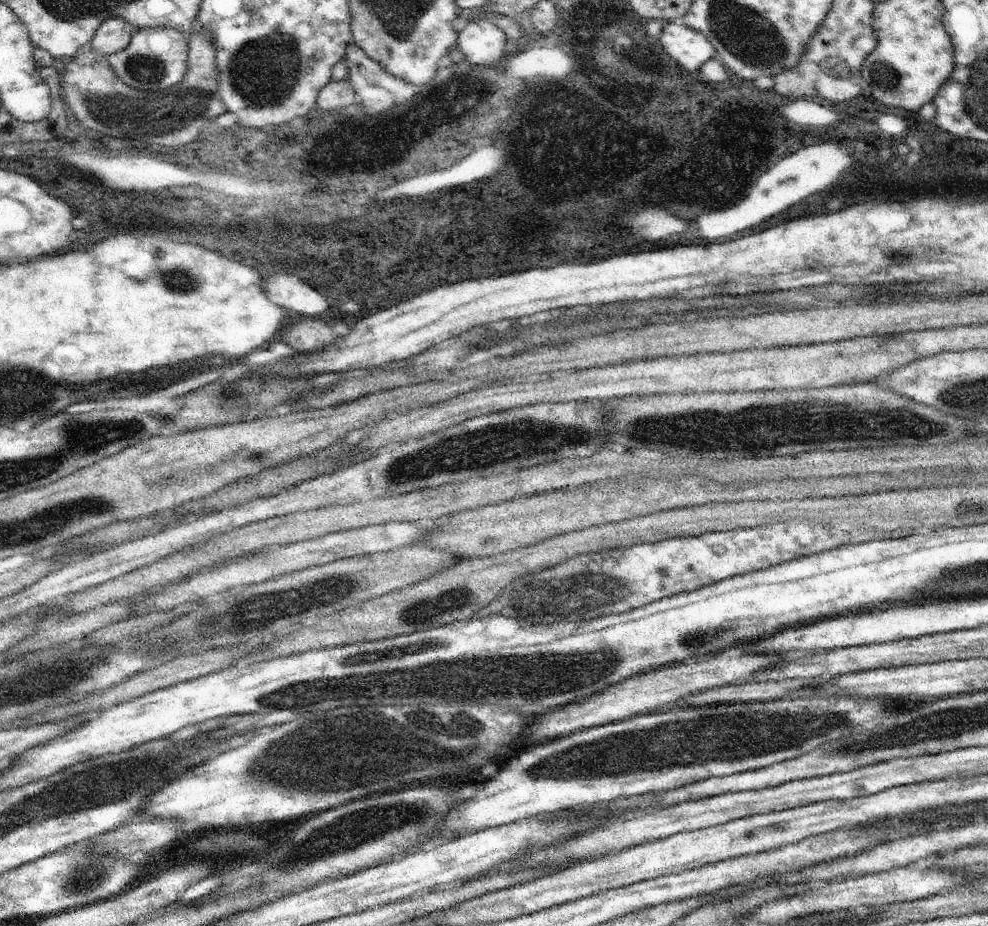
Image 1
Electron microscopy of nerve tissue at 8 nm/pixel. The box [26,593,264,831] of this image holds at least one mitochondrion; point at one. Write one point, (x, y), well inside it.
(64, 677)

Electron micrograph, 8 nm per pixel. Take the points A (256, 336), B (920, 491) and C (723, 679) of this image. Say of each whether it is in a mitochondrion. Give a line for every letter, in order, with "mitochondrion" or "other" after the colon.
A: other
B: other
C: other

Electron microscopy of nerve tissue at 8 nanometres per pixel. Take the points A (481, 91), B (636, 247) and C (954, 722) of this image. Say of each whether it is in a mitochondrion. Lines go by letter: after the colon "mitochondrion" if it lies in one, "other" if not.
A: other
B: other
C: mitochondrion

